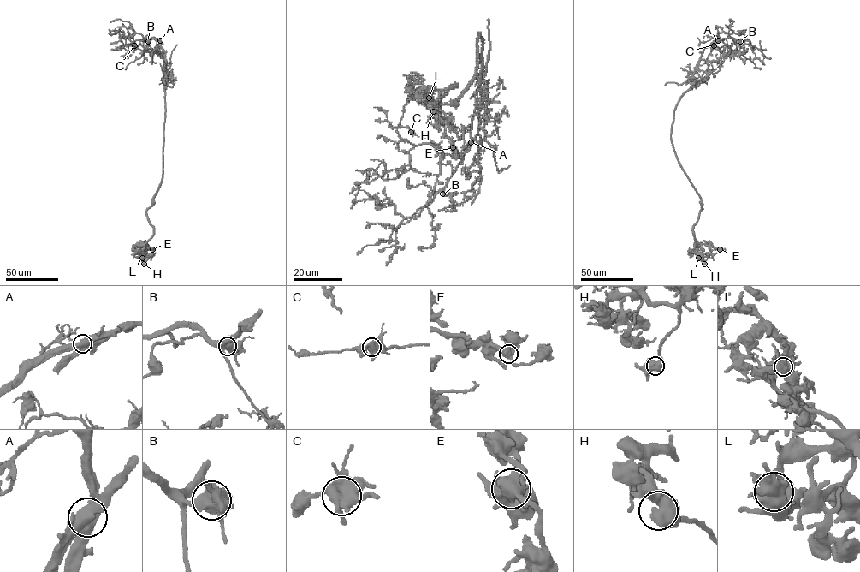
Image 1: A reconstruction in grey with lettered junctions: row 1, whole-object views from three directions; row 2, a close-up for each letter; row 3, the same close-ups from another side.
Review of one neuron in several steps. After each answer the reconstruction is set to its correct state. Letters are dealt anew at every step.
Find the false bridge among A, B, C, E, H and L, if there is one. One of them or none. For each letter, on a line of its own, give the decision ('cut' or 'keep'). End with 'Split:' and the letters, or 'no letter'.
A: cut
B: keep
C: keep
E: keep
H: keep
L: keep
Split: A

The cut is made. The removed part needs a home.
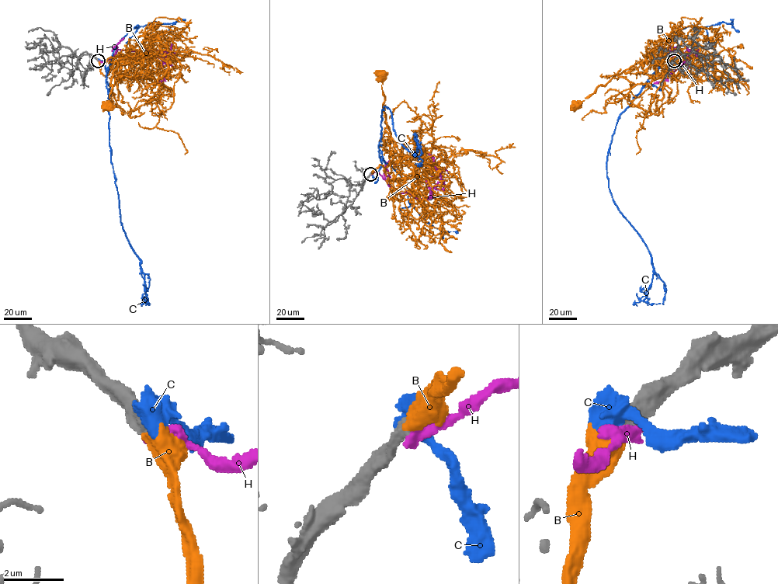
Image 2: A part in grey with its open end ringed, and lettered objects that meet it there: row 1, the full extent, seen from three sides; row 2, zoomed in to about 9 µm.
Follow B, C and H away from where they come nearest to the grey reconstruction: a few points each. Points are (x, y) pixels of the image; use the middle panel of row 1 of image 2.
B: (370, 174), (379, 165), (385, 168), (401, 157), (390, 150), (390, 131), (383, 106), (384, 99), (380, 74)
C: (370, 174), (375, 182), (383, 106), (390, 111), (401, 144), (415, 154), (419, 146), (418, 160)
H: (370, 174), (377, 172), (400, 193), (427, 199), (430, 190), (441, 180), (440, 172), (428, 153)

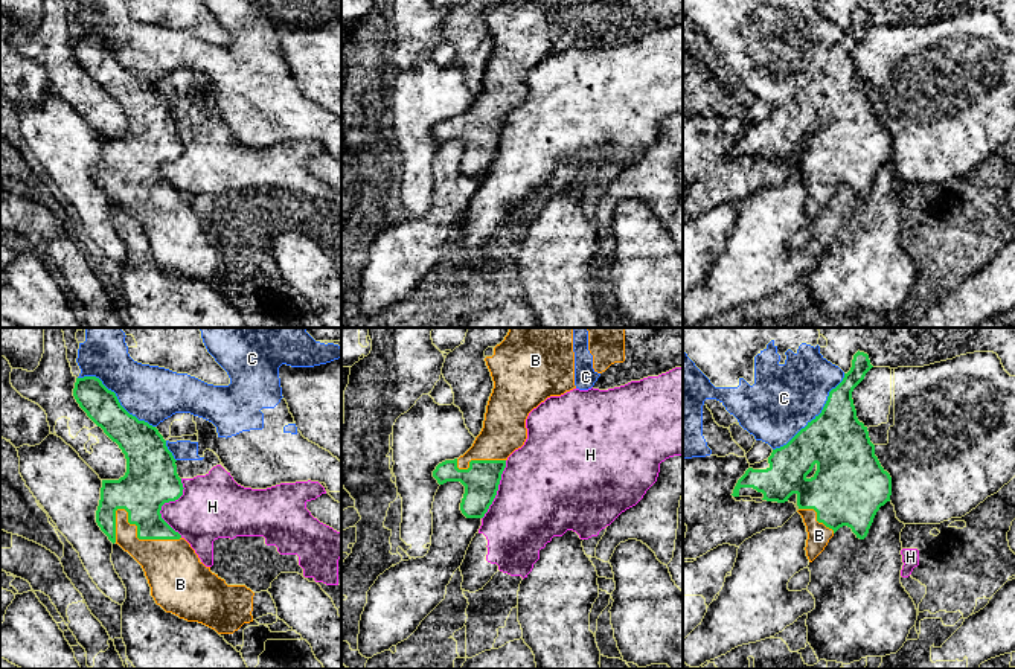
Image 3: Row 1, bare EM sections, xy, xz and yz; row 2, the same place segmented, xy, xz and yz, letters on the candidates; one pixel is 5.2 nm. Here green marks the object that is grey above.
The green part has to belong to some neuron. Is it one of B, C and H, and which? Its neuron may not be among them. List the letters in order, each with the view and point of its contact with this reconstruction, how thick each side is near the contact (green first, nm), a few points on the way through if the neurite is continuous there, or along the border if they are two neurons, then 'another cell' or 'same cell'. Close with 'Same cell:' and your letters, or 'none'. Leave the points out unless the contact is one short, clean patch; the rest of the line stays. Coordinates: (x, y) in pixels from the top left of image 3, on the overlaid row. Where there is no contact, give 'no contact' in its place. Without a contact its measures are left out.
B: contact xy (139, 538); calibres 260 and 300 nm; same cell
C: contact yz (816, 416); calibres 320 and 360 nm; another cell
H: contact xy (163, 503); calibres 280 and 320 nm; another cell
Same cell: B

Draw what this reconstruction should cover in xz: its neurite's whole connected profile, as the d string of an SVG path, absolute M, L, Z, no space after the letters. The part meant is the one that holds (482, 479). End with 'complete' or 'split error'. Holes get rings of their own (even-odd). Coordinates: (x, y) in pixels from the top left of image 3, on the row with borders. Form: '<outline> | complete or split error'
M511 328L504 340L485 358L494 389L489 396L483 428L472 447L459 459L436 466L433 477L439 485L460 482L465 494L460 511L466 518L483 518L492 504L508 457L527 439L529 413L550 396L576 389L573 328Z | split error

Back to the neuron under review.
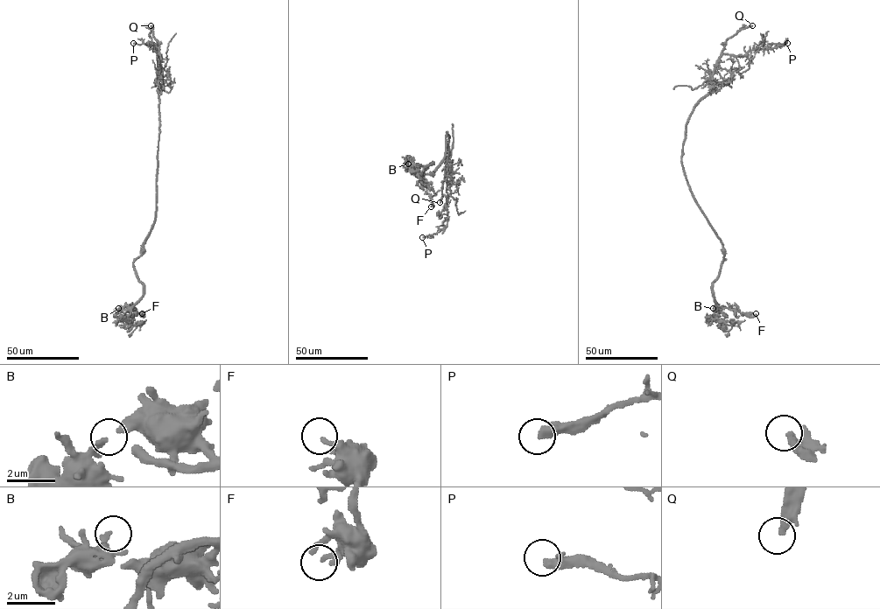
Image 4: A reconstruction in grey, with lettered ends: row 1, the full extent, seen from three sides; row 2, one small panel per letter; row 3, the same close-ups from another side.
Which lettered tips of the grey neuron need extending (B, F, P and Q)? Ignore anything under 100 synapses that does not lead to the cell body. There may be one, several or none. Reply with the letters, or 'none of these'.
Q

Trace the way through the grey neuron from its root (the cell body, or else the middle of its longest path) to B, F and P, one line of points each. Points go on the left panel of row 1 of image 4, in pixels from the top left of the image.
B: (158, 169), (156, 218), (143, 252), (133, 263), (143, 296), (129, 309), (116, 312), (118, 308)
F: (158, 169), (156, 218), (144, 242), (143, 252), (133, 263), (144, 291), (133, 307), (144, 317), (142, 313)
P: (158, 169), (158, 47), (133, 43)

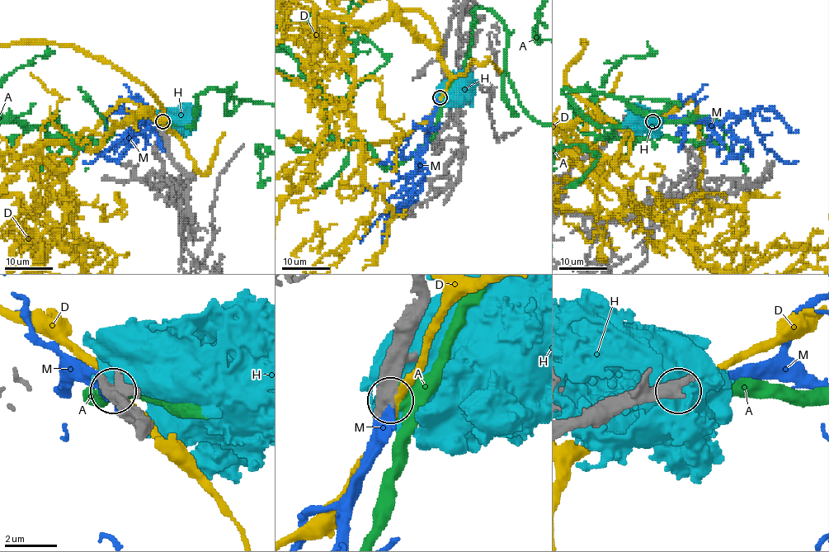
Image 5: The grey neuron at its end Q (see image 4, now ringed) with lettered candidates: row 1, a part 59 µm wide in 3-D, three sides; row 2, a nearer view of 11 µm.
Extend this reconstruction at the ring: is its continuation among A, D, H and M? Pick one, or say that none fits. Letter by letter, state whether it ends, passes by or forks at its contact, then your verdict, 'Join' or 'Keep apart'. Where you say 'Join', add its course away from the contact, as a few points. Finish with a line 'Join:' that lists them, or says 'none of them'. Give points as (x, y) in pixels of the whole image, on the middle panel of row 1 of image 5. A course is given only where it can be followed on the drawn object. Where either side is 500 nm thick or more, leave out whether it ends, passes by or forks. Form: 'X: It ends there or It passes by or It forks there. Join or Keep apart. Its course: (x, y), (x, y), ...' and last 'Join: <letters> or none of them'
A: It passes by. Keep apart
D: Keep apart
H: Keep apart
M: Join. Its course: (439, 97), (426, 150), (419, 159), (423, 174), (421, 190), (407, 206), (384, 212), (360, 242)
Join: M

